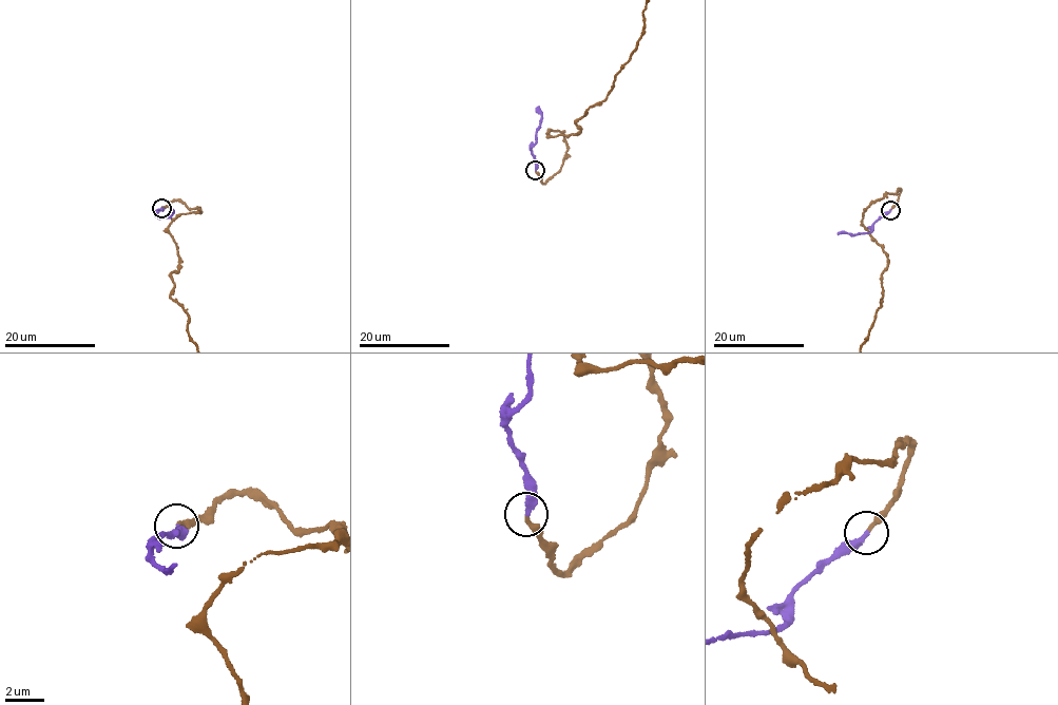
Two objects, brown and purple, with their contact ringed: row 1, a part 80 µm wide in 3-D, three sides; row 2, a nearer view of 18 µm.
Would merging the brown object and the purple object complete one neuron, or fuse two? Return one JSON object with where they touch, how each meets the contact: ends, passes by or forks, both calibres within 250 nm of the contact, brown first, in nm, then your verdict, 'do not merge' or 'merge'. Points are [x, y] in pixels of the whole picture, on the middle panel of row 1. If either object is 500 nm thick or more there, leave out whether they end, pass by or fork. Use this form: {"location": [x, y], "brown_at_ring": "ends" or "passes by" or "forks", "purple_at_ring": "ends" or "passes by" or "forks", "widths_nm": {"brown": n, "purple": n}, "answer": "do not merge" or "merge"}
{"location": [535, 170], "brown_at_ring": "ends", "purple_at_ring": "ends", "widths_nm": {"brown": 240, "purple": 320}, "answer": "merge"}

